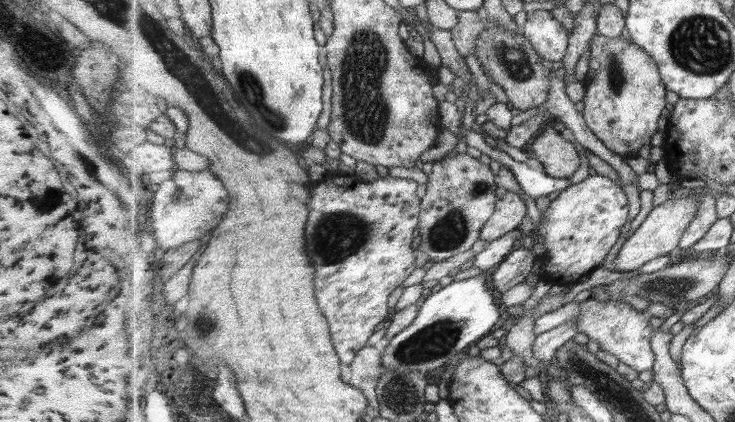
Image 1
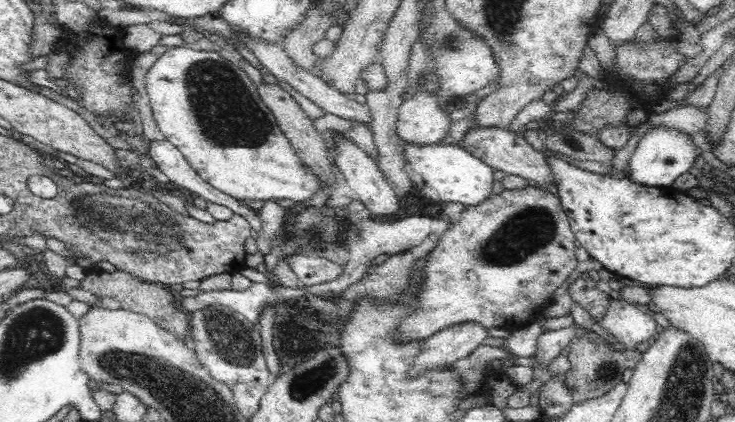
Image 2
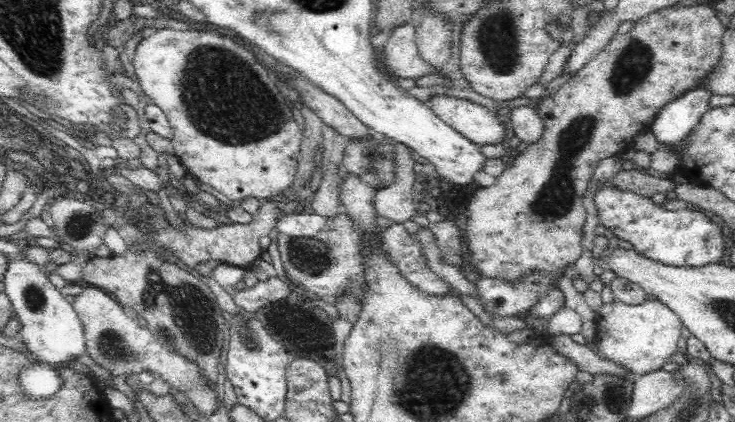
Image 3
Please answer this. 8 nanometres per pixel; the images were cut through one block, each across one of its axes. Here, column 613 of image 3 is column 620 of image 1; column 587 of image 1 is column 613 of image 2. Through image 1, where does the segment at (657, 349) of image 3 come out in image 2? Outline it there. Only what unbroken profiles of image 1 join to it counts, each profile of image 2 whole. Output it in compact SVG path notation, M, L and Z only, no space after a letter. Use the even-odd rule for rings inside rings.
M611 299L601 326L622 343L626 349L652 340L657 334L657 322L653 317L637 309L634 304L620 299Z

